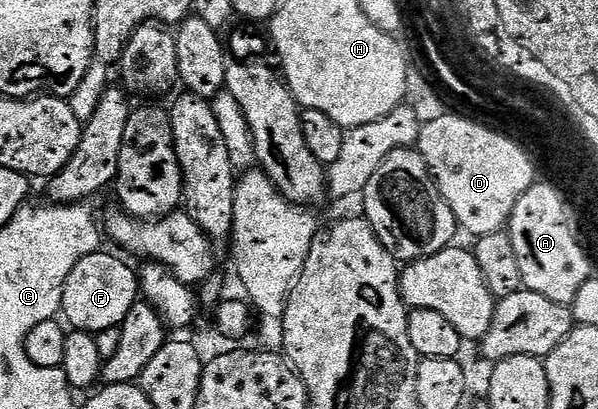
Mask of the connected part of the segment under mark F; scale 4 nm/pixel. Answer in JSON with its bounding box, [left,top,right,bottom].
[61,251,139,335]

